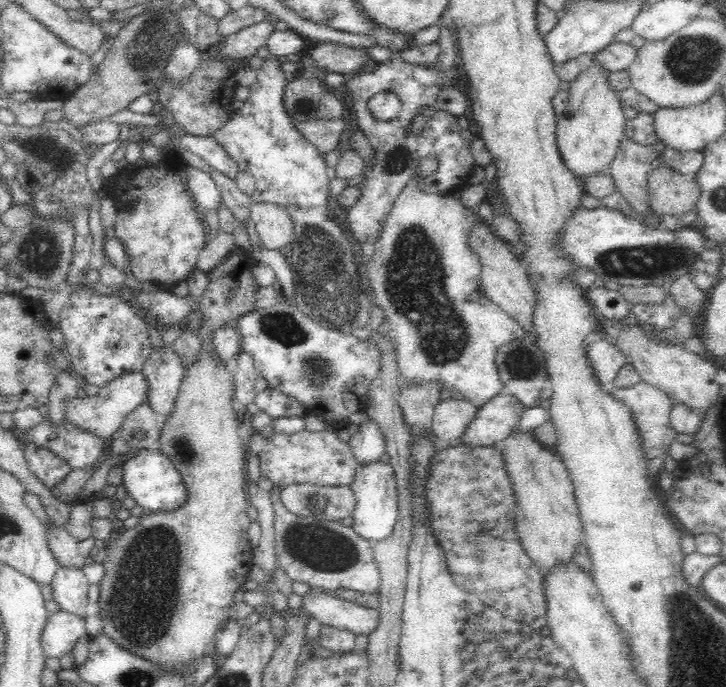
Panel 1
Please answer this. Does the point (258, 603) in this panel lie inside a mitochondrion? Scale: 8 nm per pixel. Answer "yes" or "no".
no

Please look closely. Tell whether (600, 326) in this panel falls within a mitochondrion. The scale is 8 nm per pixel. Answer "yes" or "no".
no

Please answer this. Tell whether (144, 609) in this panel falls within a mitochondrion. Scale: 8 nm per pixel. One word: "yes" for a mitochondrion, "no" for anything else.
yes

